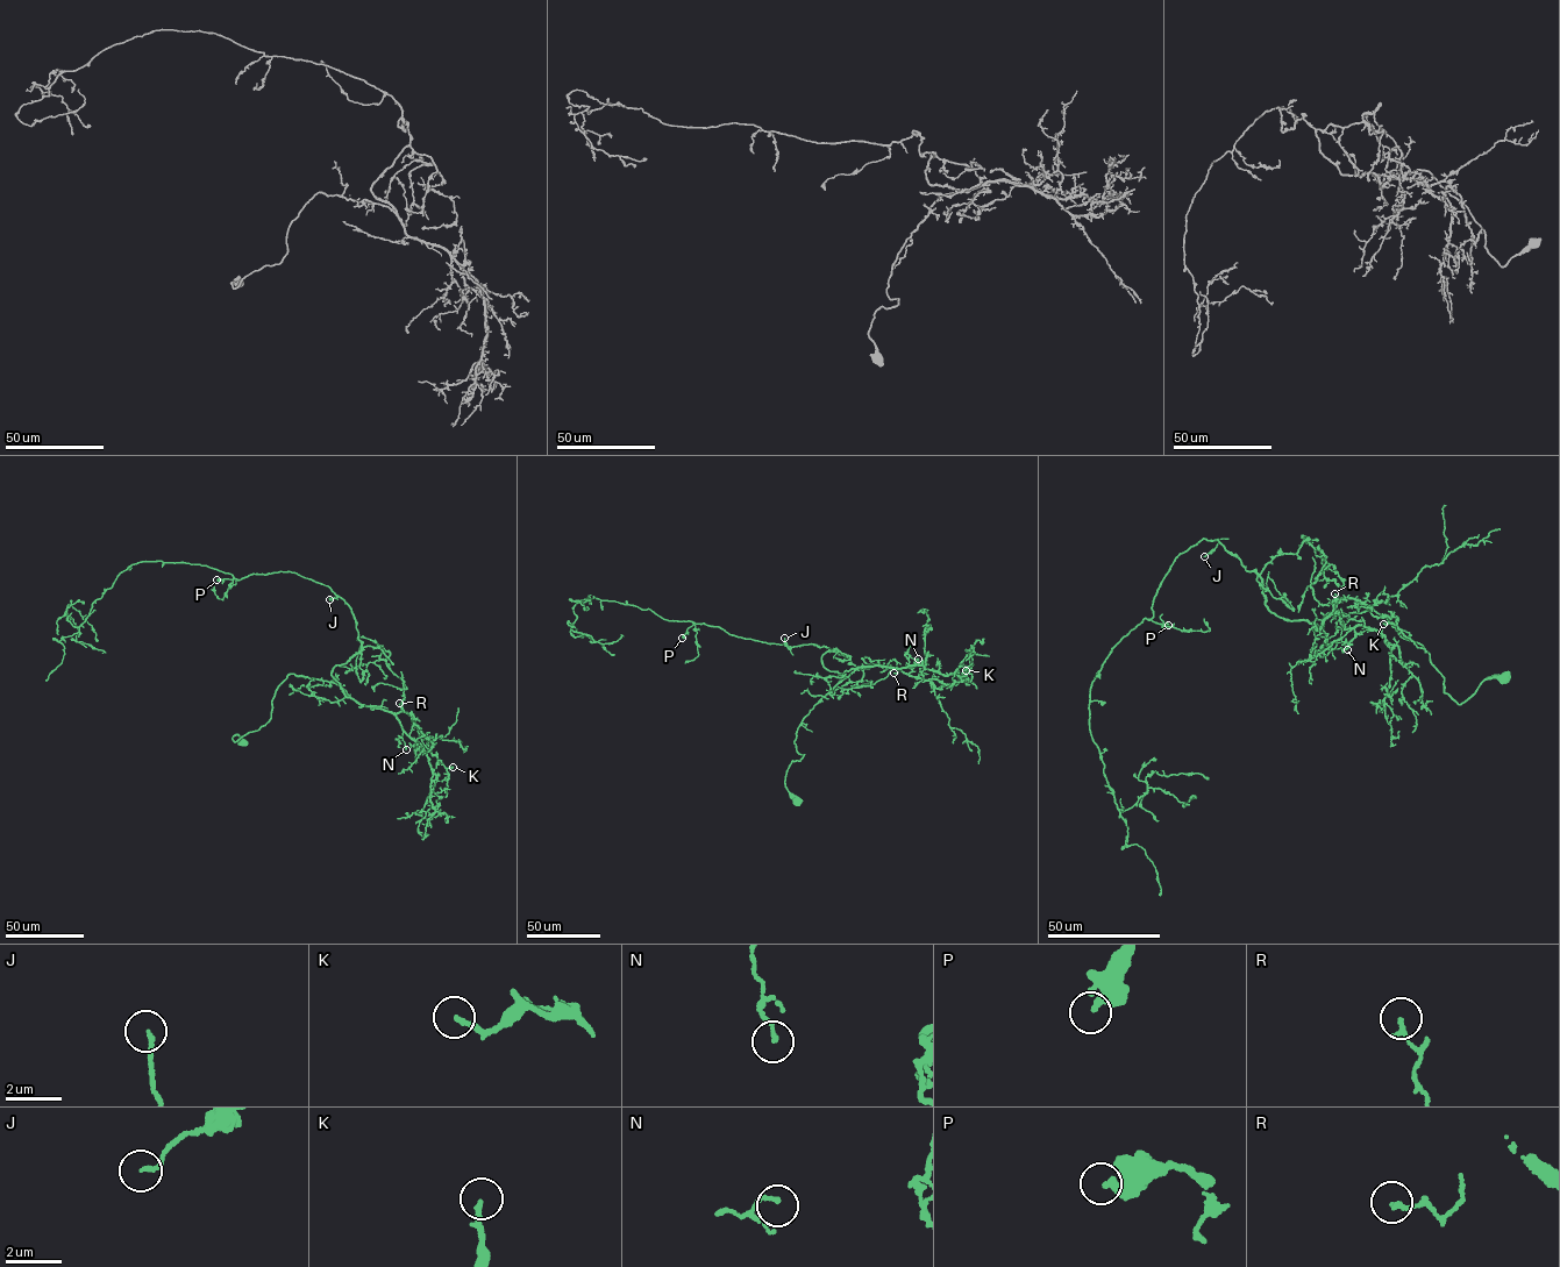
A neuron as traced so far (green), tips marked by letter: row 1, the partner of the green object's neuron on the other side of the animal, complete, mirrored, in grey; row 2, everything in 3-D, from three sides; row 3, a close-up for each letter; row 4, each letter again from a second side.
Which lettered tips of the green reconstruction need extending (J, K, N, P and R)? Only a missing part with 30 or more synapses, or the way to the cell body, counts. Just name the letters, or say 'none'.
none

